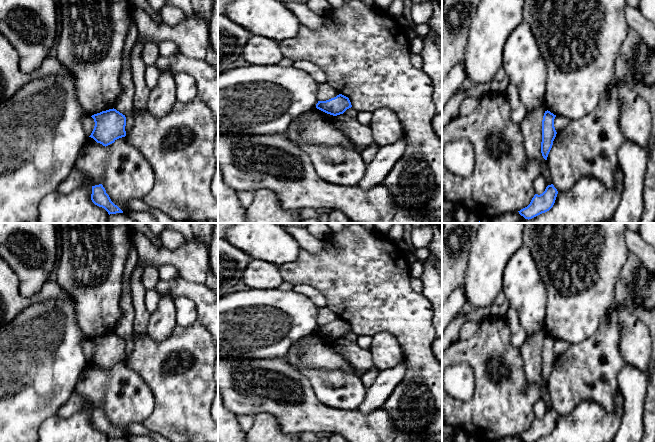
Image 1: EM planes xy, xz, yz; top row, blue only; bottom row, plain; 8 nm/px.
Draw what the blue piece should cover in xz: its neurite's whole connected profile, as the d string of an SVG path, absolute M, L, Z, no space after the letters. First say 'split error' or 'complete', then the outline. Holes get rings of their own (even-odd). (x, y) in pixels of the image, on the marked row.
complete; M342 94L326 101L318 101L316 104L317 109L333 116L343 114L351 107L352 105L349 98Z

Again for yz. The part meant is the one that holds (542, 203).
complete; M548 185L542 194L535 194L530 204L518 212L525 219L532 219L542 213L549 211L555 203L557 194L558 191L554 185Z

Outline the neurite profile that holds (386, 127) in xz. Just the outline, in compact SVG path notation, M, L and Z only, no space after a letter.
M390 109L374 110L370 123L374 144L378 147L387 146L397 141L403 135L402 124L397 115Z

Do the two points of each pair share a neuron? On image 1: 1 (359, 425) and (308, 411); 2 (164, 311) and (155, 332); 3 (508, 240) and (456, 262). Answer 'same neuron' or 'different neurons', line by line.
1: same neuron
2: same neuron
3: different neurons

